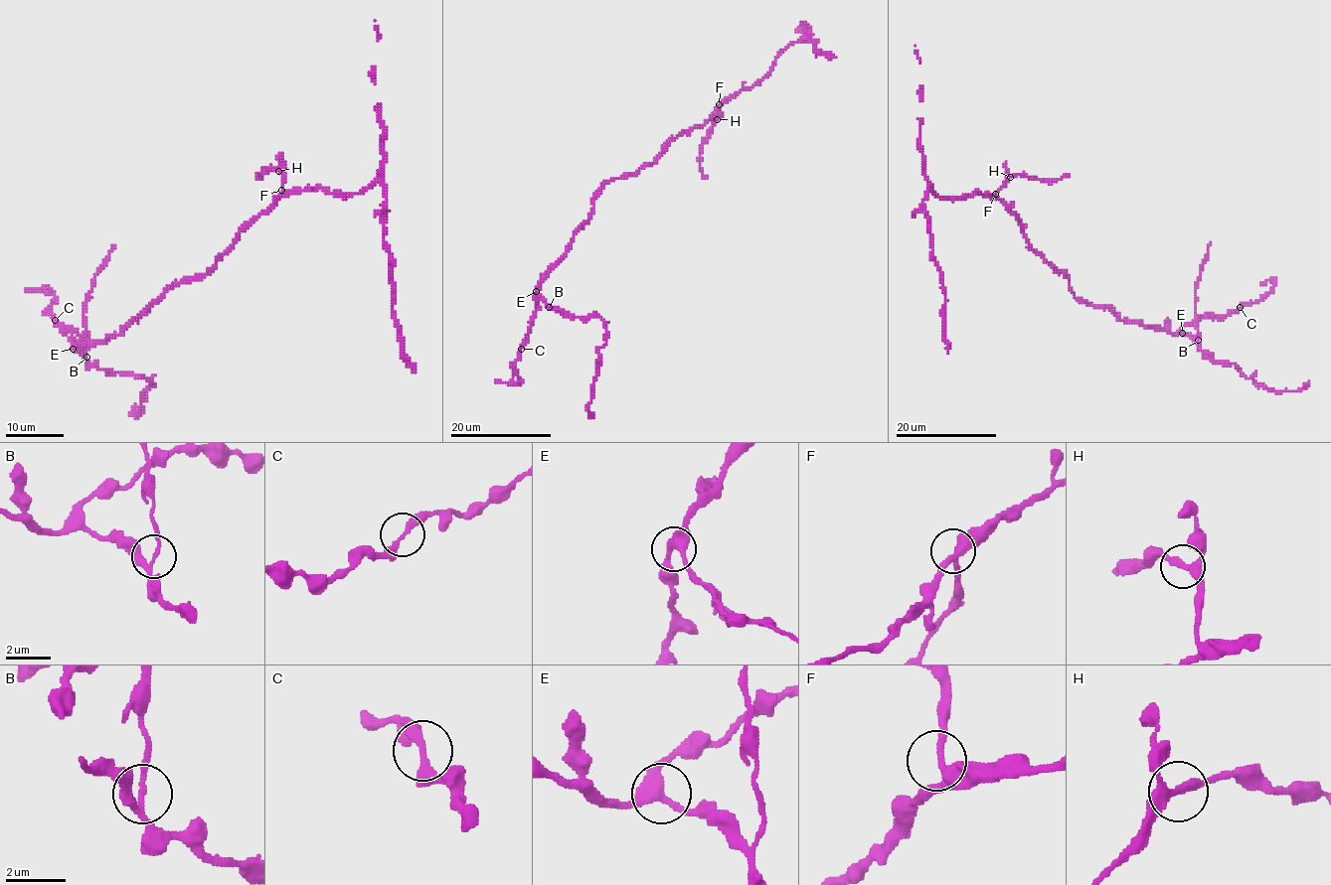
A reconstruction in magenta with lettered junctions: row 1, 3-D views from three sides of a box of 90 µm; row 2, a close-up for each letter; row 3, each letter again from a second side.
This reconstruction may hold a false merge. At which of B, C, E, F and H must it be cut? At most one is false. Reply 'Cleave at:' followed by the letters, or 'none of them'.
Cleave at: B

